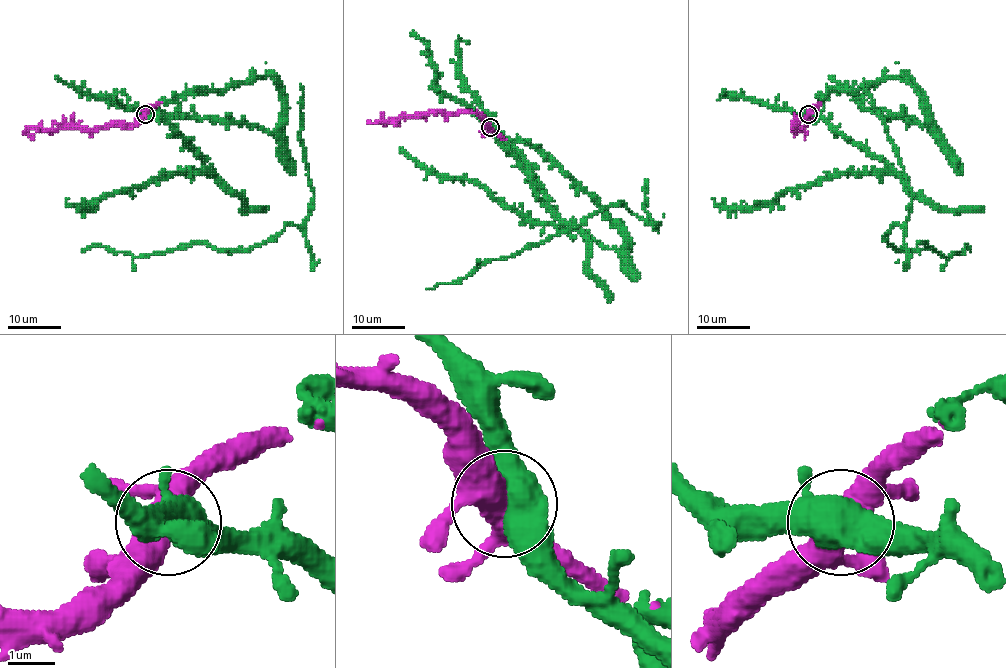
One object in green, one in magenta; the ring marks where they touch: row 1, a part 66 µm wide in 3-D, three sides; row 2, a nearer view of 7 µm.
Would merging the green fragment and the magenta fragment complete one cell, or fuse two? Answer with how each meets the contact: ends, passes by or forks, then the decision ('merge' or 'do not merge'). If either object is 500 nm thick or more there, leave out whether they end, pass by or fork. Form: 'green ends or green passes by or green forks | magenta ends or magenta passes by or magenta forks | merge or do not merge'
green forks | magenta forks | merge

